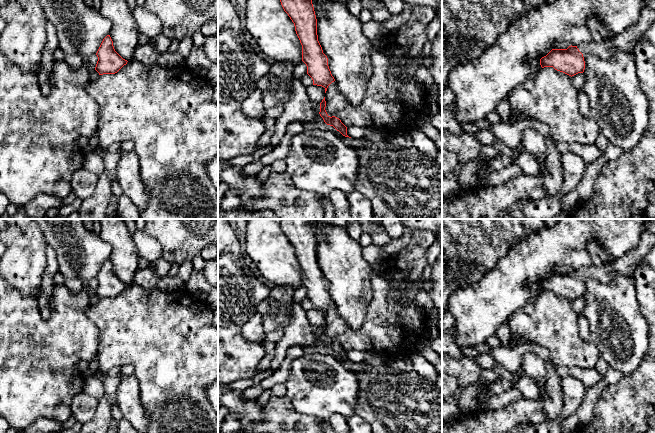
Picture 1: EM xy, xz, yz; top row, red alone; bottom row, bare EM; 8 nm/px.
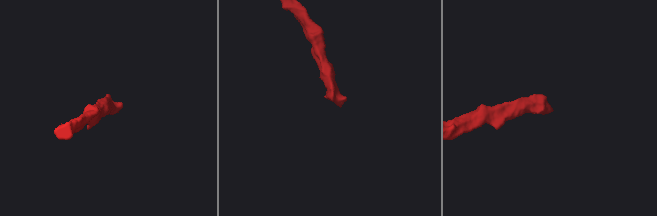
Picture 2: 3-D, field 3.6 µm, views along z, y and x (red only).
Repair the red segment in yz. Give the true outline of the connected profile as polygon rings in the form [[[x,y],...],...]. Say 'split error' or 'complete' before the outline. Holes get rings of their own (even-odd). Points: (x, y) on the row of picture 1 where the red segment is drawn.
split error; [[[646,7],[641,11],[636,23],[616,35],[612,42],[591,40],[578,46],[571,45],[567,49],[552,49],[540,59],[540,65],[542,68],[553,67],[571,77],[583,73],[584,55],[595,54],[601,58],[609,58],[617,50],[633,53],[636,41],[645,35],[654,21],[655,10]]]

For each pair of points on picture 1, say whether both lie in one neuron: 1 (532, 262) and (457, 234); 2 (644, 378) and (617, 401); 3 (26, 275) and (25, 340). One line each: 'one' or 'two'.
1: two
2: one
3: two

